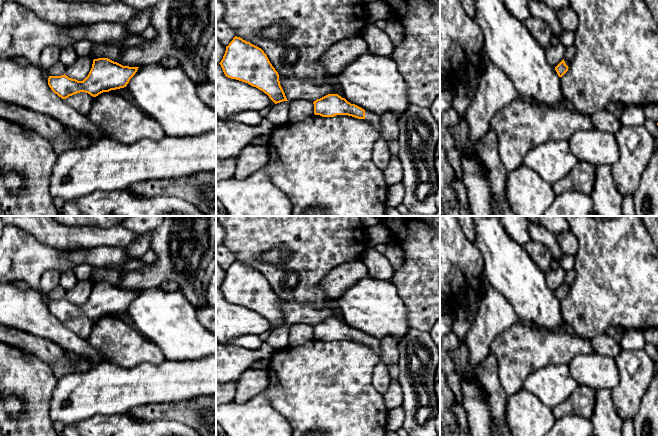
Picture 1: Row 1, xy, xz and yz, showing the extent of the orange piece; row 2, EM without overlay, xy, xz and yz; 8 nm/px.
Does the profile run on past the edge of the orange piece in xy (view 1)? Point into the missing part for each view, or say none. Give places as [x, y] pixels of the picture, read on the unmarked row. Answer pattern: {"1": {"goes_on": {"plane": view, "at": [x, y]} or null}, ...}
{"1": {"goes_on": null}}

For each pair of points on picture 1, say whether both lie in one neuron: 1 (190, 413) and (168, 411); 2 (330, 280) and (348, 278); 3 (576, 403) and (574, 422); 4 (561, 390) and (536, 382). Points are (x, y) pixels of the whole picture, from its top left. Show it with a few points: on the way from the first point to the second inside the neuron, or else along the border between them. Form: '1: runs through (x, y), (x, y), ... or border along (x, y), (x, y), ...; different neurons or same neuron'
1: runs through (185, 411), (173, 411); same neuron
2: runs through (334, 280), (344, 278); same neuron
3: border along (556, 418), (579, 414), (590, 420); different neurons
4: runs through (555, 384), (542, 383); same neuron

